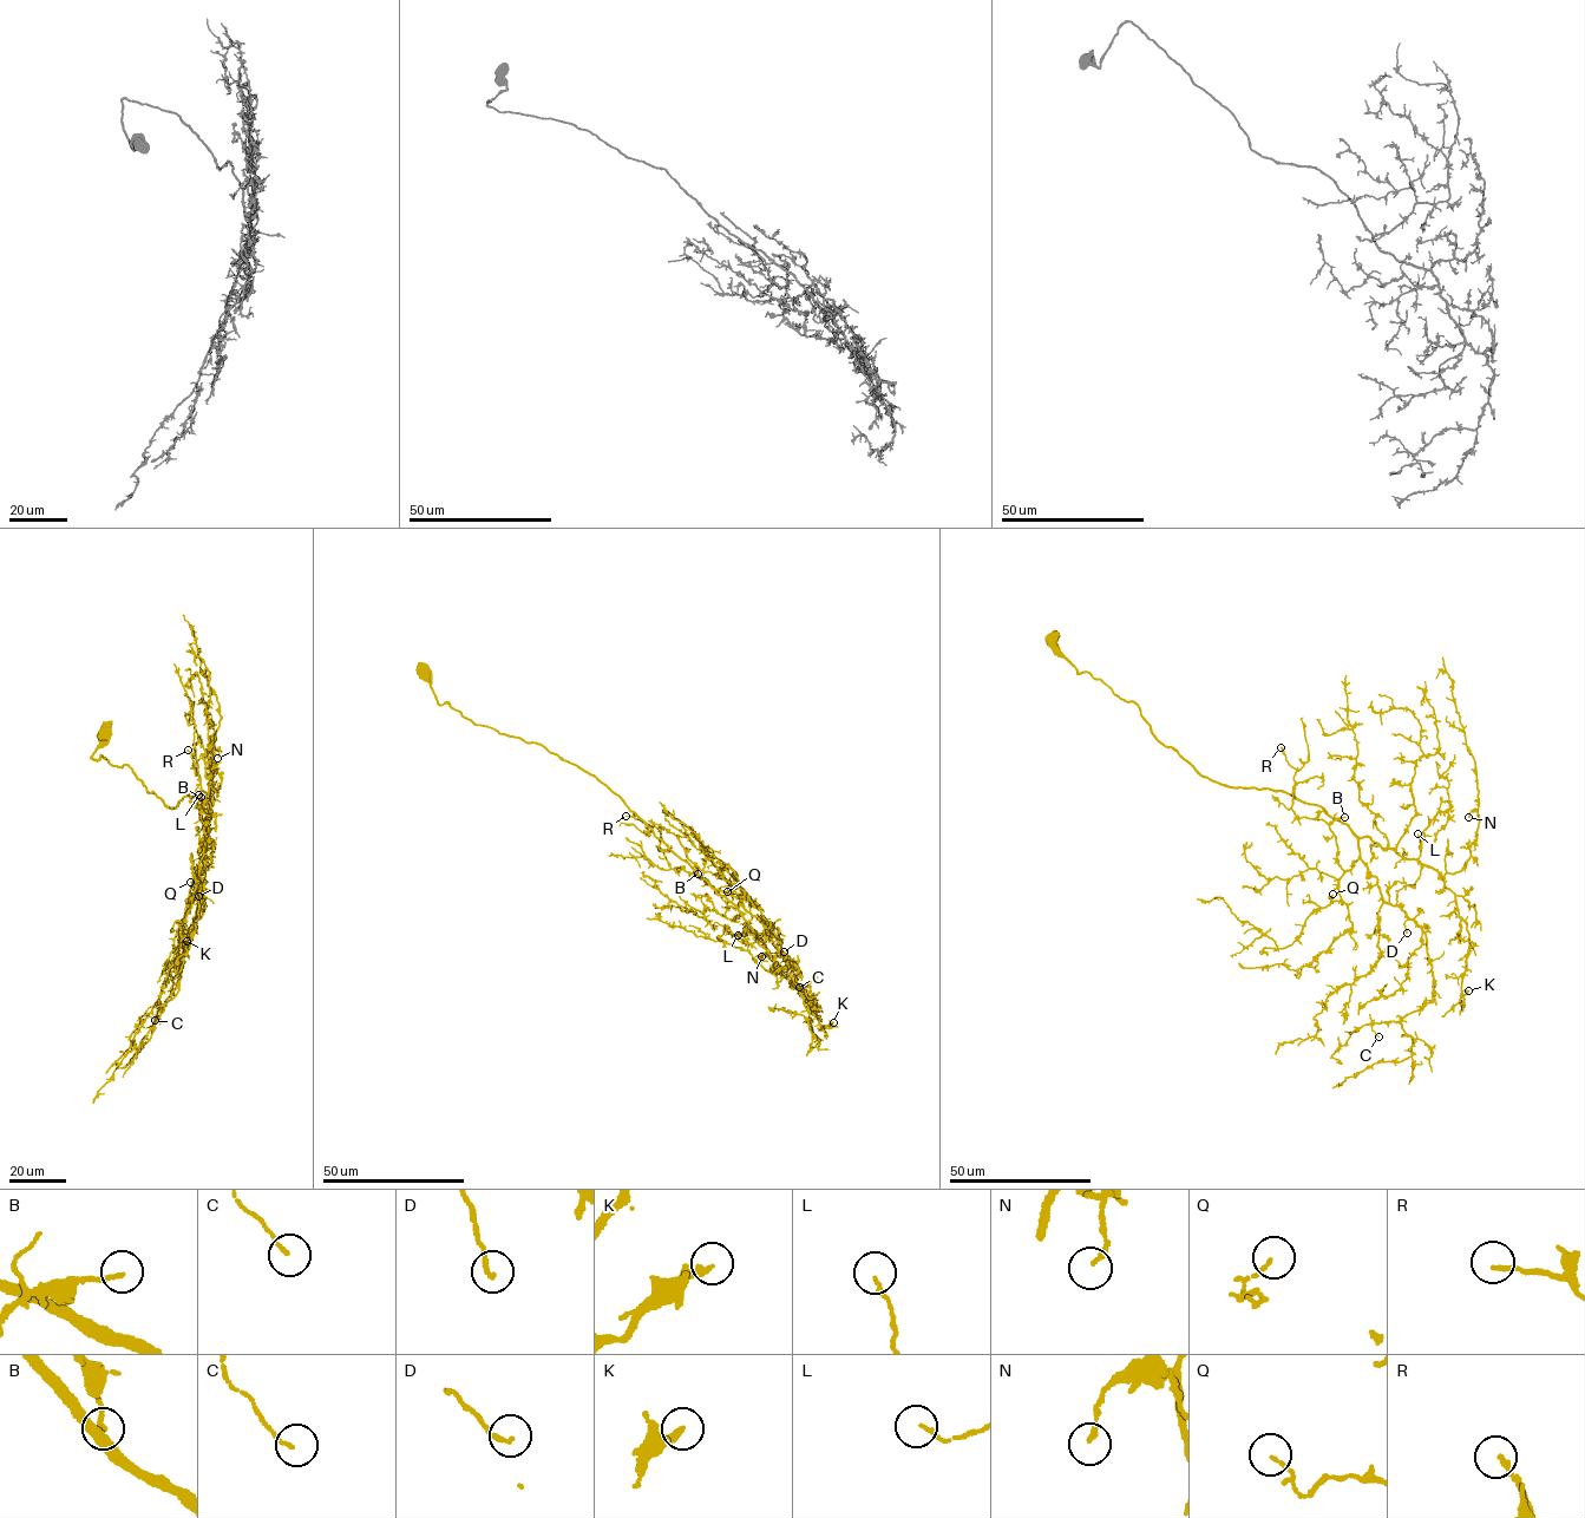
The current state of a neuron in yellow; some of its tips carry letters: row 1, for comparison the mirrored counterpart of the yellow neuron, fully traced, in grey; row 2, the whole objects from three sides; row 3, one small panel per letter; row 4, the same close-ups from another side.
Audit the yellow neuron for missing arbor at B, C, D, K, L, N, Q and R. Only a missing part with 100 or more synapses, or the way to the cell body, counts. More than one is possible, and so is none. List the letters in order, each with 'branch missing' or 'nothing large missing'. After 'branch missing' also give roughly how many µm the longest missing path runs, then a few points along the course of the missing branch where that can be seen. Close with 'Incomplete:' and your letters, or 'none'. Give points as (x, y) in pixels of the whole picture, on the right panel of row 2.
B: nothing large missing
C: nothing large missing
D: nothing large missing
K: nothing large missing
L: nothing large missing
N: nothing large missing
Q: nothing large missing
R: nothing large missing
Incomplete: none

